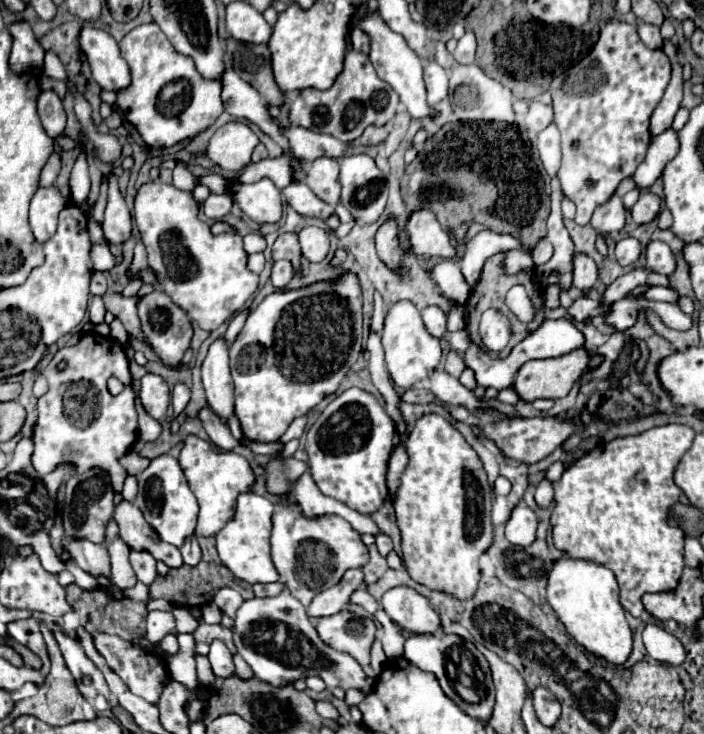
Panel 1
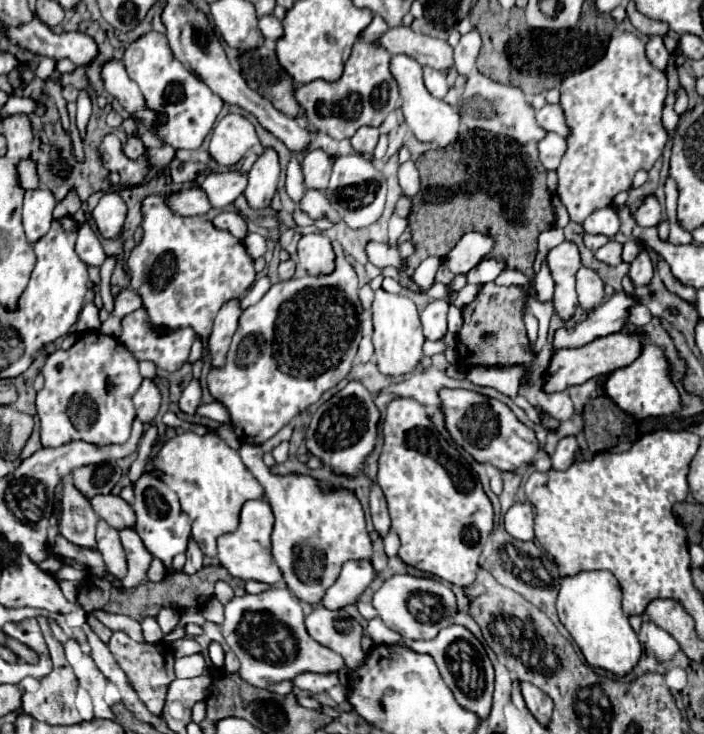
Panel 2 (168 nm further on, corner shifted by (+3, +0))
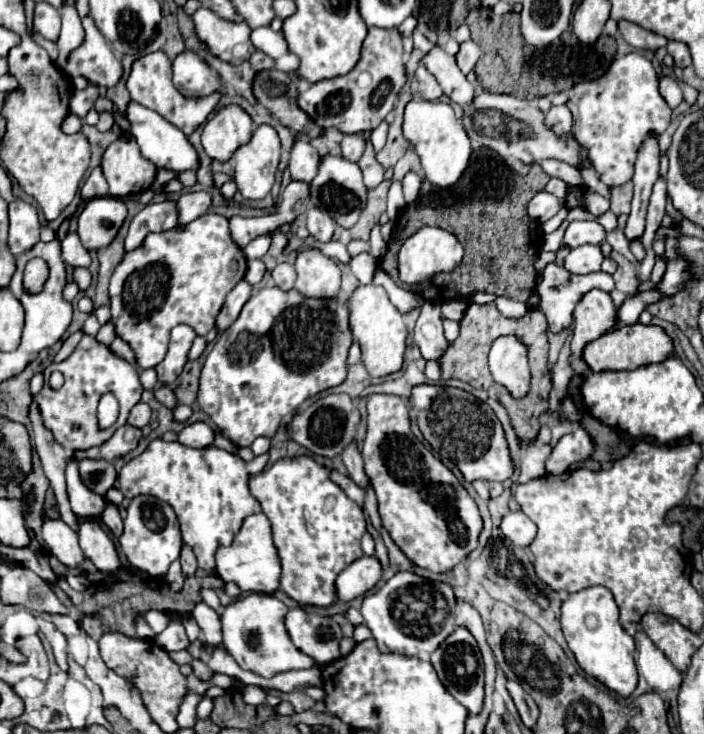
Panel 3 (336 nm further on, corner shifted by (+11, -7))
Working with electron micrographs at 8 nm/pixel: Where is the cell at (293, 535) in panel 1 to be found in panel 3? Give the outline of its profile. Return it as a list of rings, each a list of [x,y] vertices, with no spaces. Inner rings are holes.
[[[283,458],[277,460],[271,468],[253,474],[249,478],[249,490],[259,500],[263,514],[273,526],[273,544],[281,560],[281,590],[297,600],[299,604],[311,604],[327,608],[335,602],[335,578],[337,574],[363,556],[361,536],[365,534],[365,516],[363,510],[337,486],[329,480],[329,470],[319,466],[313,458]]]

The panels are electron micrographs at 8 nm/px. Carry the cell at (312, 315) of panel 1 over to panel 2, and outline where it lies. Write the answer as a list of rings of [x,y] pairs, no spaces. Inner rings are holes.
[[[333,243],[337,253],[337,269],[329,277],[301,277],[275,283],[259,303],[247,307],[241,315],[239,329],[233,335],[225,363],[211,367],[207,387],[215,401],[223,403],[231,415],[231,427],[241,443],[261,445],[285,427],[295,415],[305,411],[311,403],[345,379],[351,371],[357,345],[361,341],[359,323],[359,285],[357,273],[345,261],[339,243]]]

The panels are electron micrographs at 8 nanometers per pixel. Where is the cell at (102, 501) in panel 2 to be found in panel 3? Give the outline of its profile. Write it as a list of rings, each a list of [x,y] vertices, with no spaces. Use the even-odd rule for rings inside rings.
[[[75,460],[67,462],[65,476],[67,476],[67,494],[73,512],[79,518],[101,518],[101,508],[105,508],[105,498],[97,496],[81,482]]]

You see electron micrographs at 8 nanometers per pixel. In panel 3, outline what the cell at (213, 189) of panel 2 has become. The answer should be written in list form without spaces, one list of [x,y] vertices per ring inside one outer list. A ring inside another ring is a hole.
[[[189,192],[189,194],[183,194],[179,200],[177,200],[177,210],[179,210],[179,226],[207,214],[209,206],[211,206],[211,200],[213,196],[209,192]]]

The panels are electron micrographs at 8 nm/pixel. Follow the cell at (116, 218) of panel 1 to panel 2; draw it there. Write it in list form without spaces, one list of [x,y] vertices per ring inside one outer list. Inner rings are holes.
[[[115,191],[105,193],[97,203],[97,207],[91,211],[91,219],[95,221],[101,237],[105,239],[117,239],[121,235],[125,215],[127,215],[127,205]]]

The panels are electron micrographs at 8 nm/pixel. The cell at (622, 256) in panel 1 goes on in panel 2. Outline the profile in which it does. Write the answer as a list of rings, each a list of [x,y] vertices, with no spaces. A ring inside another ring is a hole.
[[[609,241],[607,245],[599,247],[593,255],[595,255],[595,259],[601,261],[601,263],[607,263],[607,265],[619,265],[619,263],[621,263],[621,249],[623,249],[621,243]]]

